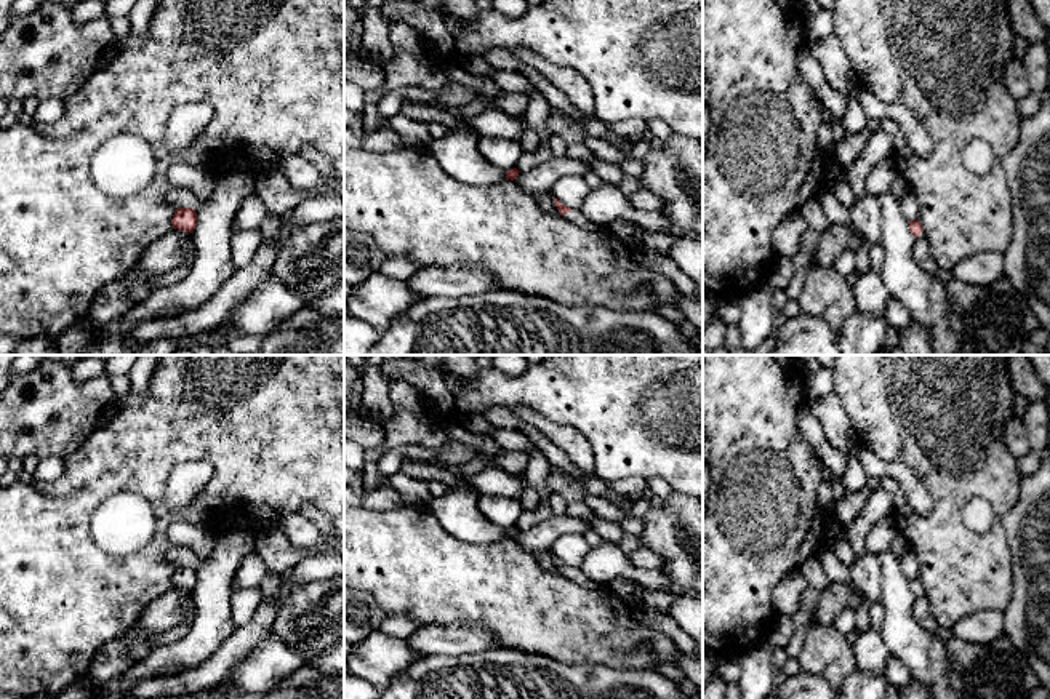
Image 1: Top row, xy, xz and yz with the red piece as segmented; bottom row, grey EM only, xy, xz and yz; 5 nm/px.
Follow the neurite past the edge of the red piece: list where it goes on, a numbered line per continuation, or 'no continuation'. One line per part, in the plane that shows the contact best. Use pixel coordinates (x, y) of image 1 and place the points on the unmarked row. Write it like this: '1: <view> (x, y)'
1: xz (577, 575)

